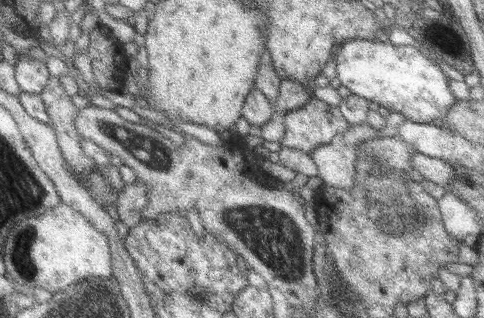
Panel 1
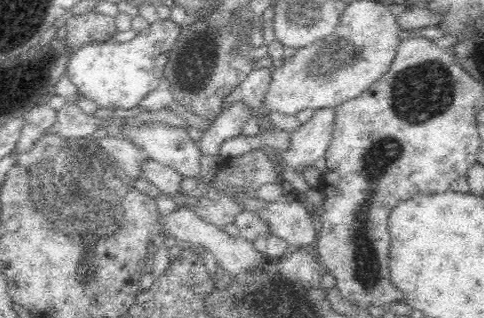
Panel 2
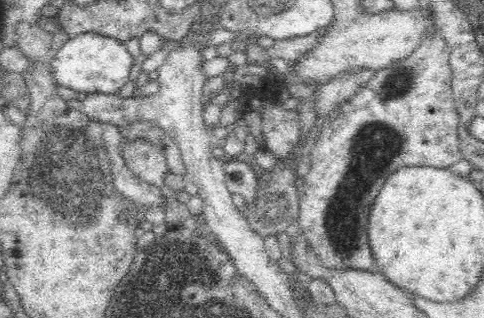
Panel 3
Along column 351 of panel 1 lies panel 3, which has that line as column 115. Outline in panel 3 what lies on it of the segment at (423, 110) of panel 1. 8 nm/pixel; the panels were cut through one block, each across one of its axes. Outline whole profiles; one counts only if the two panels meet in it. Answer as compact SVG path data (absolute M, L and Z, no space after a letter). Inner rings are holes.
M88 32L70 38L58 52L52 54L52 74L58 86L72 88L84 94L116 94L130 82L134 56L118 40Z

